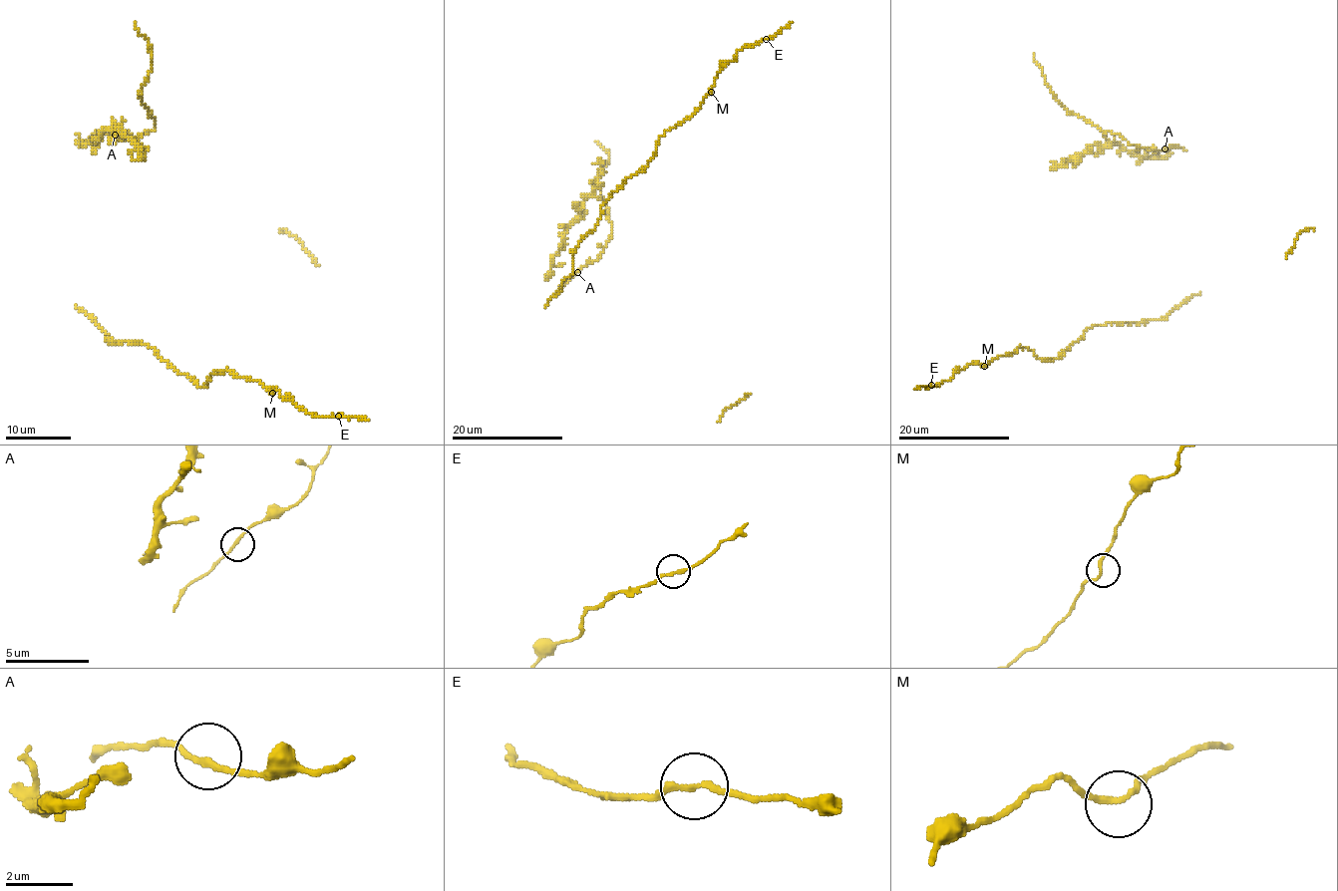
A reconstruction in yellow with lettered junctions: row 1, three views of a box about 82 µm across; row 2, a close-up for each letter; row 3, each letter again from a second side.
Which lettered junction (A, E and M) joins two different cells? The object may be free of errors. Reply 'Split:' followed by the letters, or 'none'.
Split: none

